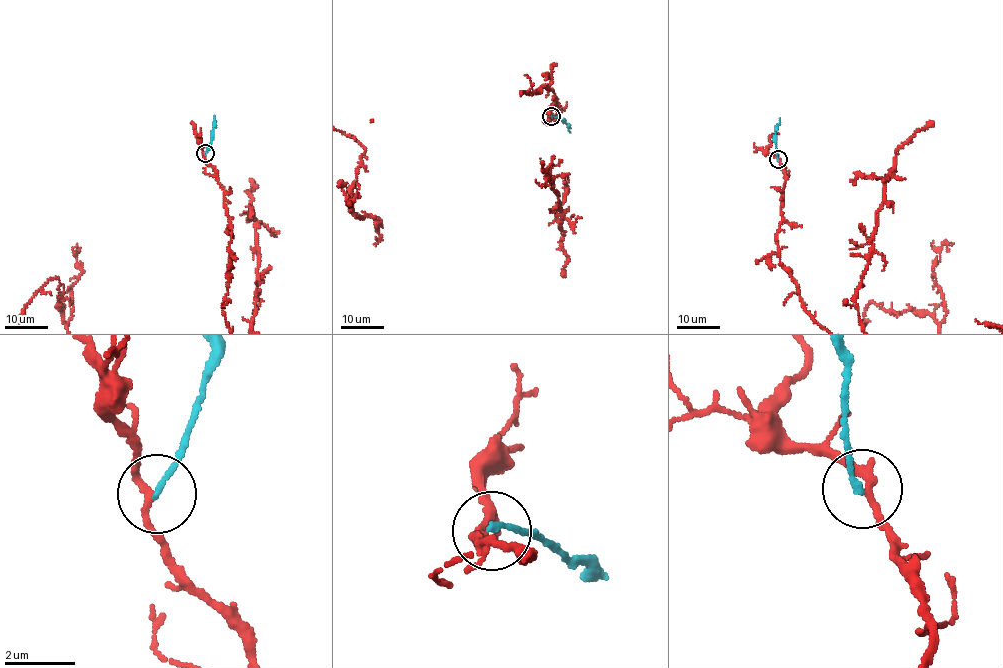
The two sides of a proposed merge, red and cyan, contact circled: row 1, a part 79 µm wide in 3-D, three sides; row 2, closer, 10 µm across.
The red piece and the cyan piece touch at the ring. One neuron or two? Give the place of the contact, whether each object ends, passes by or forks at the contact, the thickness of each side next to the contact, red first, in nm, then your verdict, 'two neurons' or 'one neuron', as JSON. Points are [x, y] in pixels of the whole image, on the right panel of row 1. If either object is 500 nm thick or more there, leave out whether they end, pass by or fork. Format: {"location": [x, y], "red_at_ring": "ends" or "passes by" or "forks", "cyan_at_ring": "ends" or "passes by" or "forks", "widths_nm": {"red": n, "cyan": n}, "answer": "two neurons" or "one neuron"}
{"location": [778, 159], "red_at_ring": "passes by", "cyan_at_ring": "ends", "widths_nm": {"red": 190, "cyan": 160}, "answer": "two neurons"}

